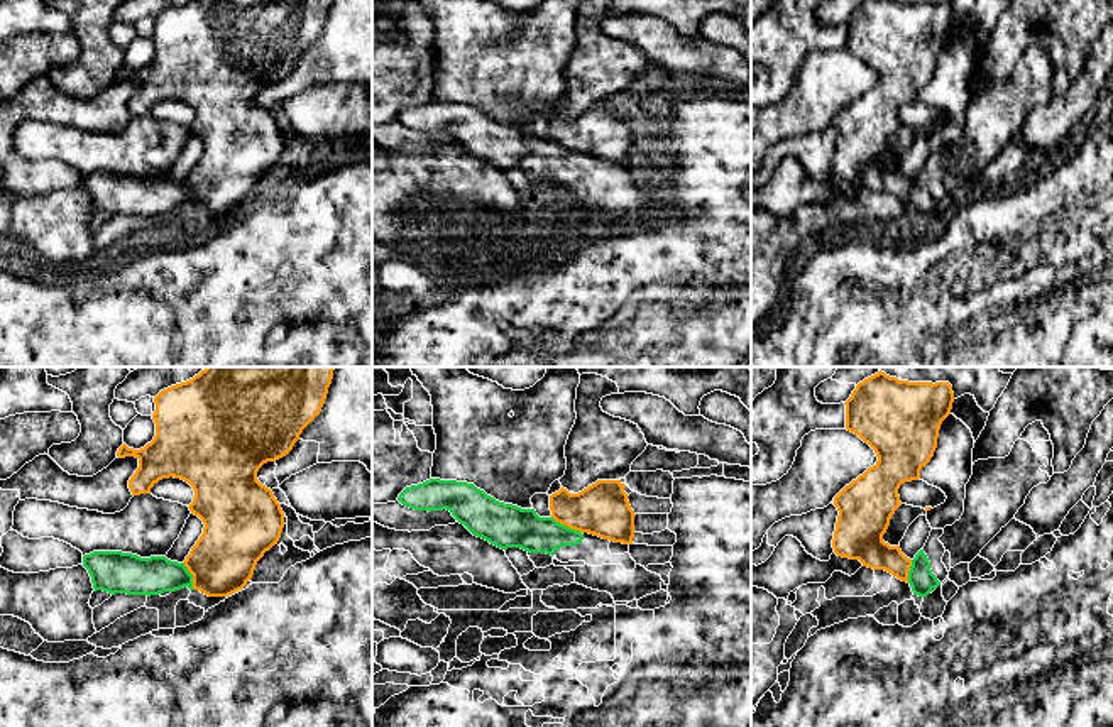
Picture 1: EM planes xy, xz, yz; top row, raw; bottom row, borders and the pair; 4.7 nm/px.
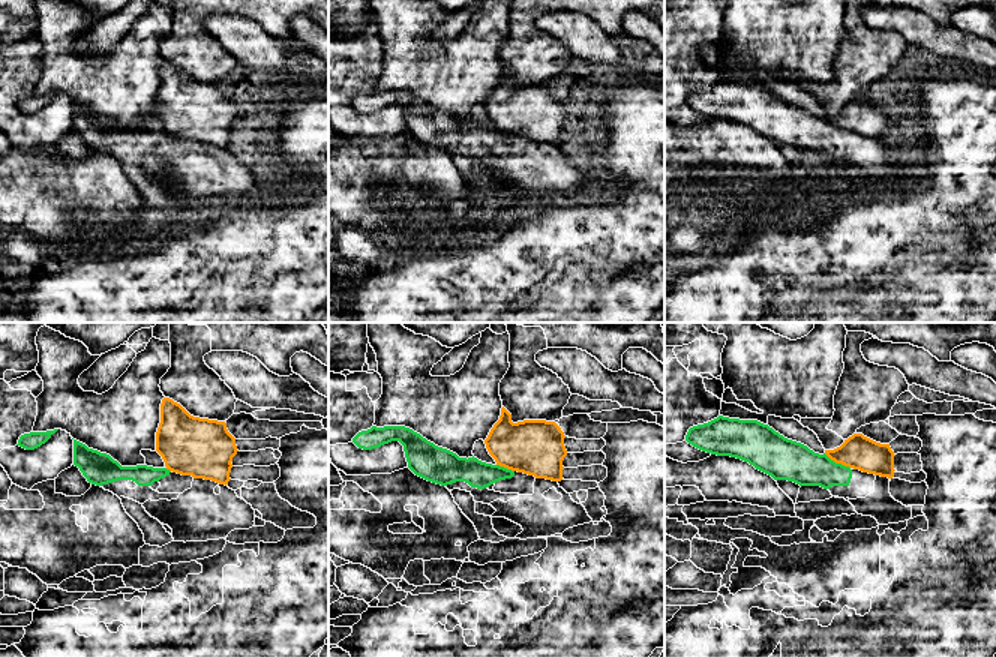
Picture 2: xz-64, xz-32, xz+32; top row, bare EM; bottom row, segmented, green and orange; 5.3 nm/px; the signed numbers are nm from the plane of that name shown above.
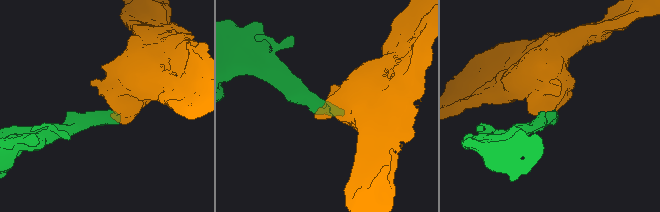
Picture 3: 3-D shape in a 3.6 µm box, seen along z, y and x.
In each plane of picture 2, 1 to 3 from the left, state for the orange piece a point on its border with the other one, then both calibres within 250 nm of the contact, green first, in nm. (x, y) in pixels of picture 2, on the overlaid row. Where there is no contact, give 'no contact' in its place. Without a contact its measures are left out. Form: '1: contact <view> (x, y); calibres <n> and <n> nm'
1: contact xz-64 (168, 470); calibres 110 and 320 nm
2: contact xz-32 (506, 468); calibres 150 and 300 nm
3: contact xz+32 (837, 464); calibres 220 and 190 nm

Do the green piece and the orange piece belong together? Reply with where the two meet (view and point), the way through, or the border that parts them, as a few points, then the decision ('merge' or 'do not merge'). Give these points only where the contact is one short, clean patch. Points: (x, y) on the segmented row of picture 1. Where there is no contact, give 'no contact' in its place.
meets green in xz at (565, 526); border along xz (552, 516), (581, 533); do not merge

